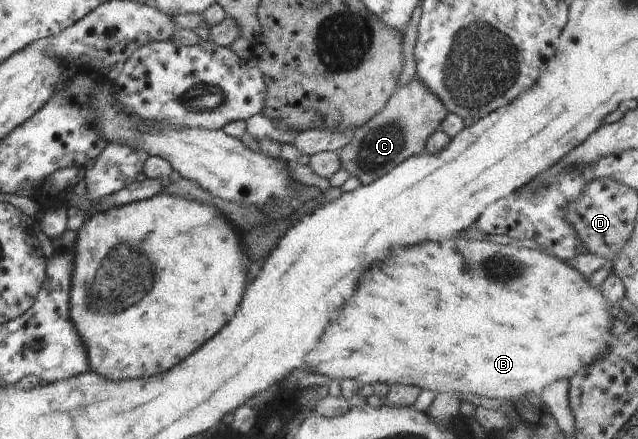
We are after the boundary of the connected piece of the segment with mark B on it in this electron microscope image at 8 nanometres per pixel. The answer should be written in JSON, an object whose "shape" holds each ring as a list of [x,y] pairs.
{"shape":[[[459,235],[458,237],[454,237],[452,239],[448,239],[448,241],[442,241],[442,243],[434,243],[434,242],[424,242],[418,243],[418,245],[412,245],[412,247],[406,247],[406,249],[396,249],[394,251],[394,255],[392,257],[388,257],[388,259],[384,260],[384,263],[380,263],[378,267],[374,267],[374,271],[370,271],[370,277],[366,277],[364,279],[364,283],[362,283],[362,287],[356,291],[356,295],[350,299],[350,303],[344,303],[342,307],[340,307],[340,311],[336,311],[336,317],[332,319],[332,323],[324,329],[324,335],[320,337],[320,343],[316,345],[316,349],[312,349],[308,355],[306,355],[306,359],[304,359],[304,365],[309,372],[318,373],[318,375],[326,375],[332,380],[343,380],[351,379],[360,381],[360,383],[364,385],[373,384],[382,382],[387,387],[396,383],[398,385],[407,385],[407,386],[418,386],[421,390],[430,389],[430,391],[435,391],[438,393],[454,393],[456,395],[463,393],[466,395],[484,395],[484,397],[490,397],[492,399],[507,399],[509,401],[515,401],[516,399],[523,398],[526,393],[530,393],[530,391],[535,391],[539,393],[541,389],[544,389],[548,383],[552,383],[552,381],[556,381],[556,379],[561,378],[570,378],[574,376],[574,373],[596,359],[596,357],[600,357],[600,355],[604,355],[606,351],[608,351],[609,341],[611,340],[611,326],[612,319],[618,315],[618,306],[612,305],[599,289],[596,287],[592,287],[590,285],[589,280],[584,279],[574,267],[571,265],[566,265],[561,259],[557,257],[551,257],[546,253],[542,253],[542,251],[538,251],[538,249],[527,249],[519,247],[518,245],[499,245],[497,243],[493,243],[489,240],[469,240],[463,235]]]}

